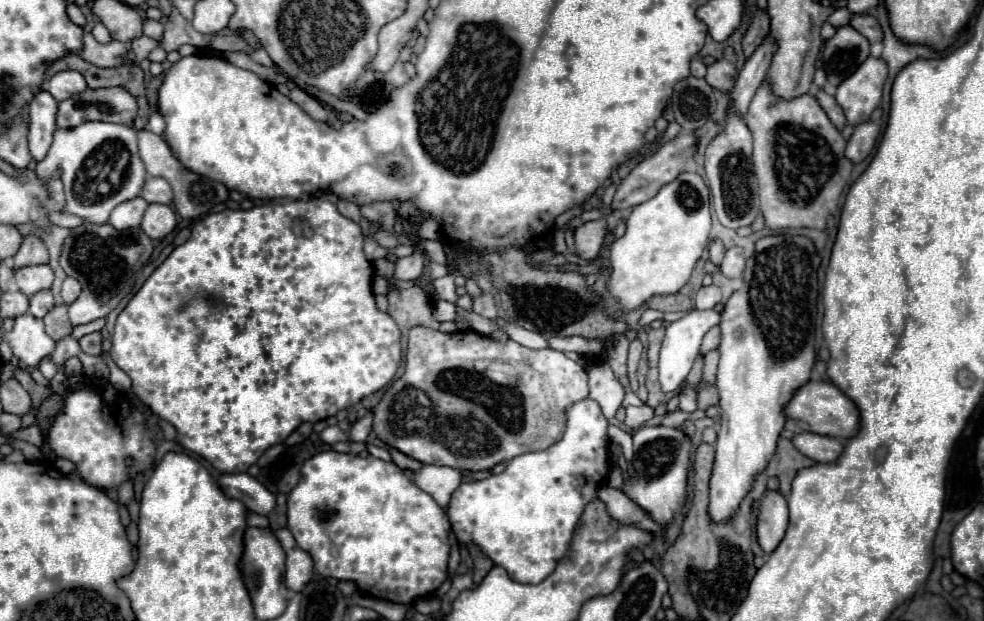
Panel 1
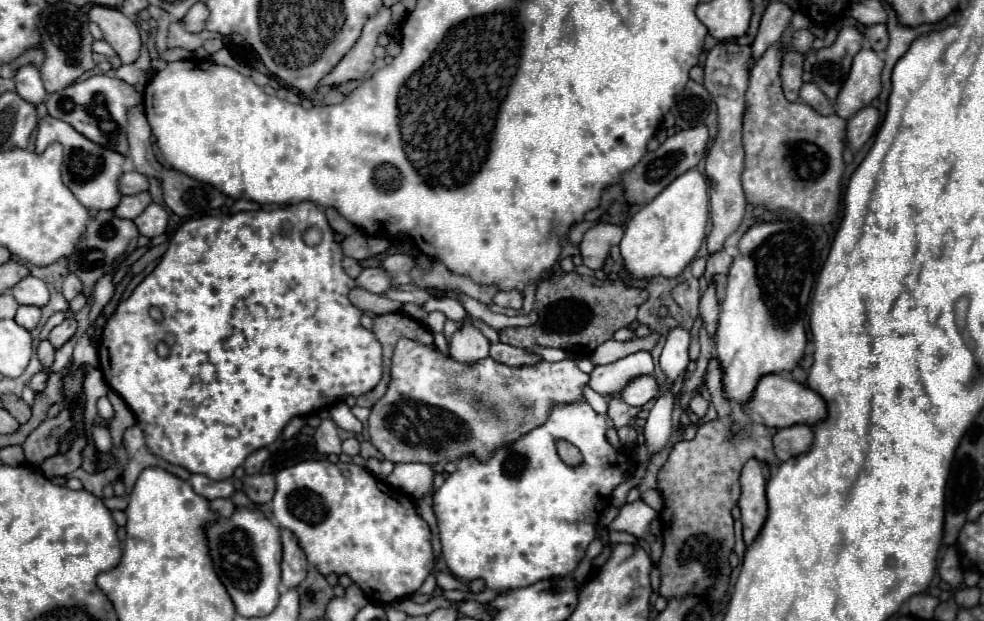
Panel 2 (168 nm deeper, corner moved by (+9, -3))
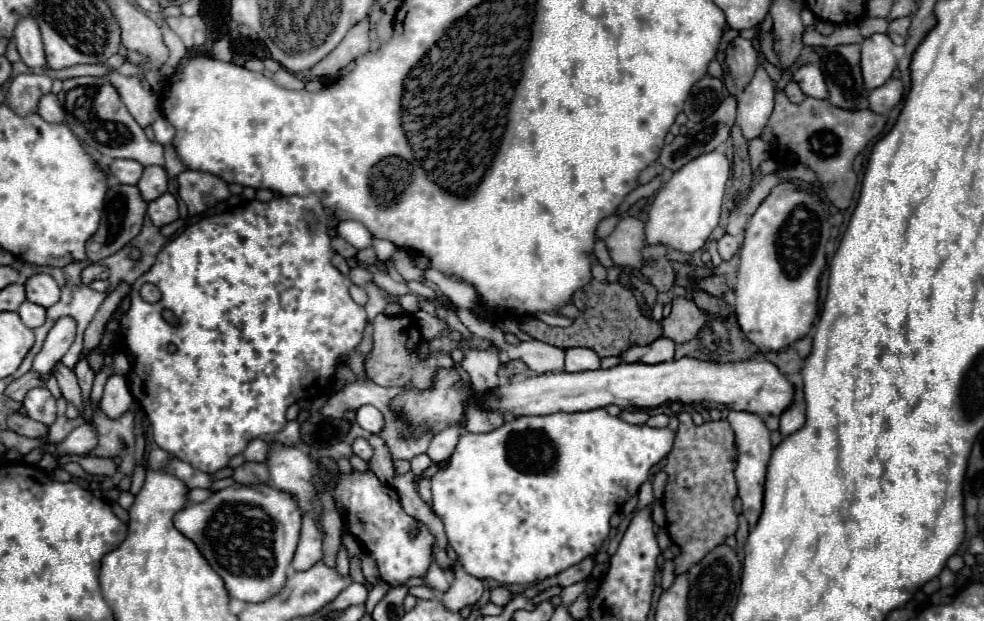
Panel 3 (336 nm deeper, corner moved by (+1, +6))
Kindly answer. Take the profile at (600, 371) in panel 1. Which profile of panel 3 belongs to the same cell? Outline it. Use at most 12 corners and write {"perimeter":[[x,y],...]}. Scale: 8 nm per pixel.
{"perimeter":[[658,338],[648,346],[632,346],[624,362],[660,364],[674,358],[676,344]]}

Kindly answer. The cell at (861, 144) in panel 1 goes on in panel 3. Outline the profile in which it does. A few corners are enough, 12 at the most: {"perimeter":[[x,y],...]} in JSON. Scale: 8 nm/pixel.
{"perimeter":[[890,78],[870,92],[870,110],[886,114],[904,94],[904,84]]}

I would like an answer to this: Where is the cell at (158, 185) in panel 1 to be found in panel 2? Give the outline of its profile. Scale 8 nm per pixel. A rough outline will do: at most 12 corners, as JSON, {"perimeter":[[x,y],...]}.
{"perimeter":[[128,171],[120,179],[122,195],[148,191],[148,177]]}

